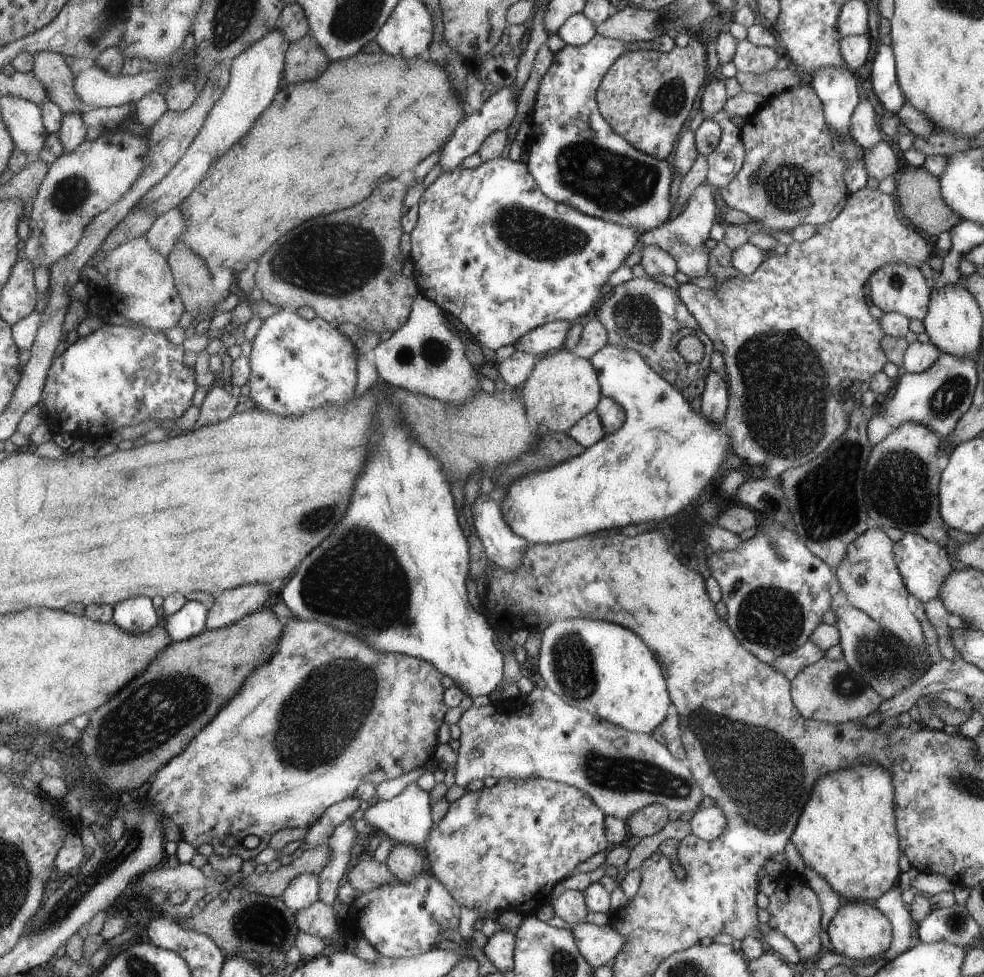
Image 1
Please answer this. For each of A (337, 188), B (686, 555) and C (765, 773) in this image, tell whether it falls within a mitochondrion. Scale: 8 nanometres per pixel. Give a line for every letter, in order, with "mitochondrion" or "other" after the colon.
A: other
B: other
C: mitochondrion

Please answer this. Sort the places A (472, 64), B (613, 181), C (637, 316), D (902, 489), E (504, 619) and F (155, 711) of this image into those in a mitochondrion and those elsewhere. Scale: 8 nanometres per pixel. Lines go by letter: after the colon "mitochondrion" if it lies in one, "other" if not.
A: other
B: mitochondrion
C: mitochondrion
D: mitochondrion
E: other
F: mitochondrion

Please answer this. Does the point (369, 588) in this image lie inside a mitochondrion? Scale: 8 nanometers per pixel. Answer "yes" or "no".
yes

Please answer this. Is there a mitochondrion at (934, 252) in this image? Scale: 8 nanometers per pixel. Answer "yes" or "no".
no

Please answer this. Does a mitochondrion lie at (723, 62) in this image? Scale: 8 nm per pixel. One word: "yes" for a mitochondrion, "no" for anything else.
no

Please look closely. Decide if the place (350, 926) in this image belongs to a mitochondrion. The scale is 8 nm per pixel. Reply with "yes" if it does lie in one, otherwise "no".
no

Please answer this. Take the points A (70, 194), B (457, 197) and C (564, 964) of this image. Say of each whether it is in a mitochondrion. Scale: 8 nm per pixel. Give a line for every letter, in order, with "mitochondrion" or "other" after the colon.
A: mitochondrion
B: other
C: mitochondrion

